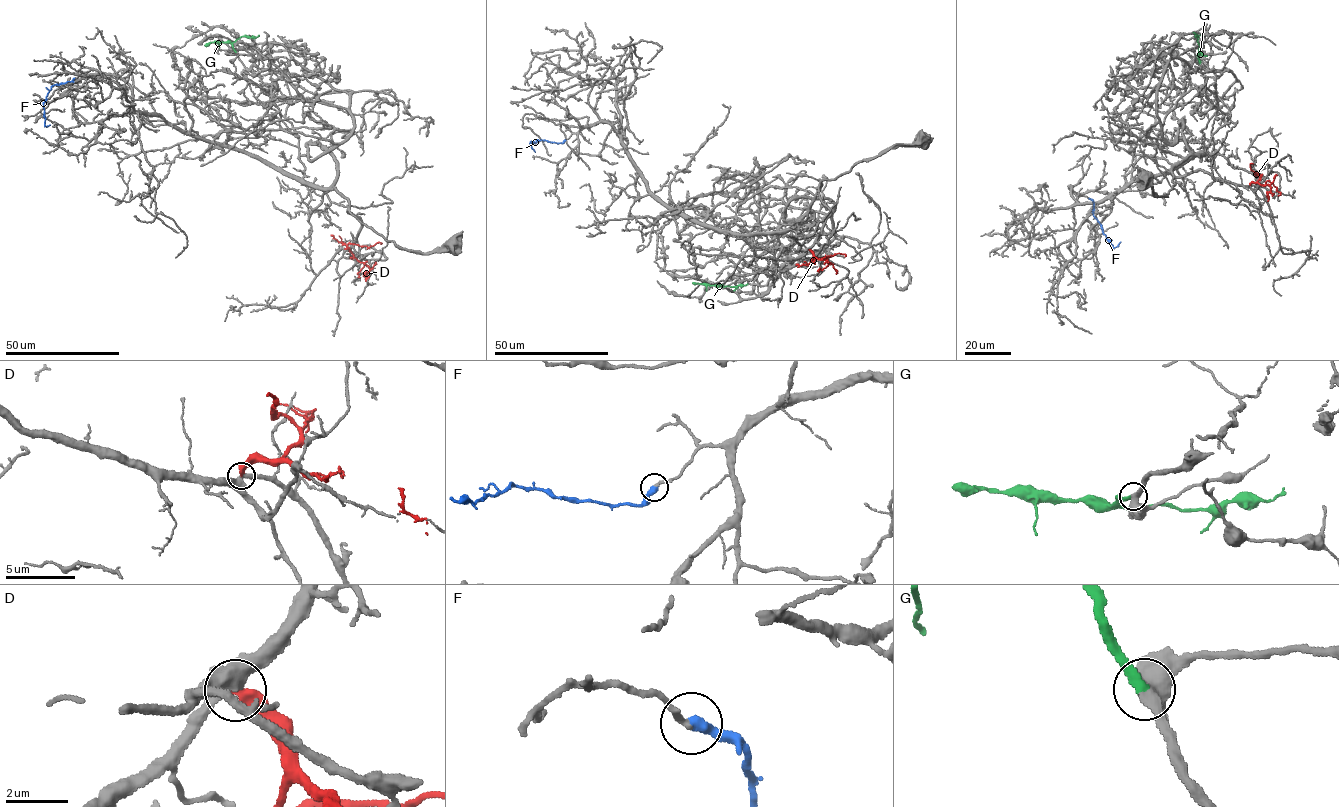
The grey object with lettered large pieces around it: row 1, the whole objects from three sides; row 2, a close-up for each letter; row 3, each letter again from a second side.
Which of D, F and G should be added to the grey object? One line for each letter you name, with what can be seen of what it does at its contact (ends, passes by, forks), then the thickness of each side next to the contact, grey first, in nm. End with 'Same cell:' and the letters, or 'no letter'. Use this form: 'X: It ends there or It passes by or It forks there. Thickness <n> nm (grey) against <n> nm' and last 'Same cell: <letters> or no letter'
F: It ends there. Thickness 220 nm (grey) against 400 nm
G: It ends there. Thickness 440 nm (grey) against 300 nm
Same cell: F, G

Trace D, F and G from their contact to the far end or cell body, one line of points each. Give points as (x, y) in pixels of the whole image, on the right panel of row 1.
D: (1250, 185), (1253, 182), (1269, 186), (1271, 189), (1266, 192), (1269, 199), (1267, 195)
F: (1089, 198), (1093, 201), (1093, 215), (1106, 238), (1113, 247), (1120, 242)
G: (1202, 55), (1197, 36), (1193, 32)

